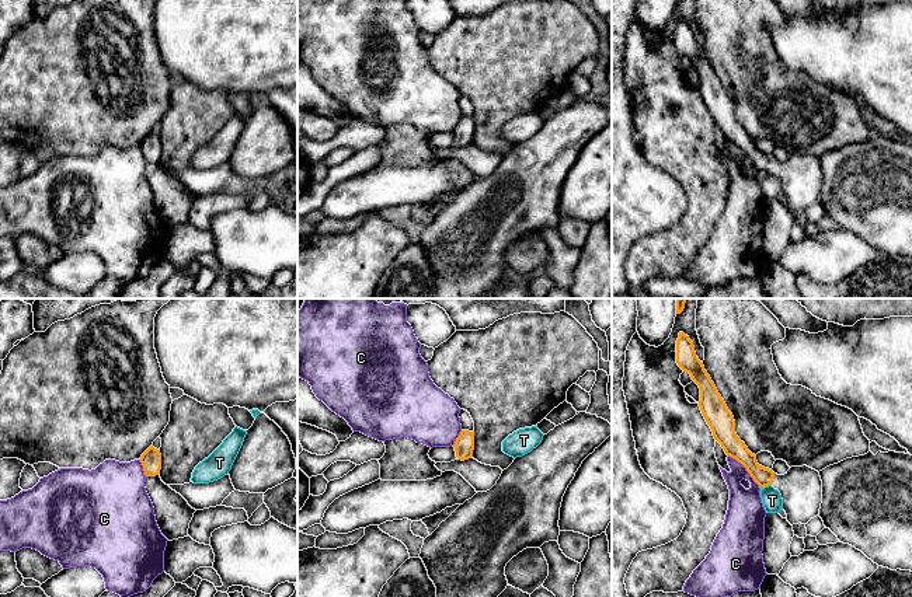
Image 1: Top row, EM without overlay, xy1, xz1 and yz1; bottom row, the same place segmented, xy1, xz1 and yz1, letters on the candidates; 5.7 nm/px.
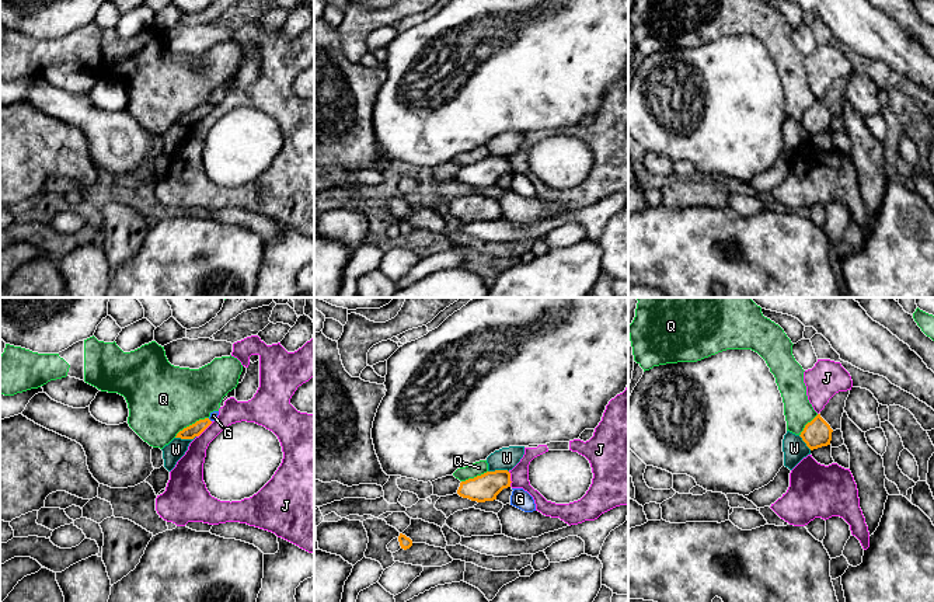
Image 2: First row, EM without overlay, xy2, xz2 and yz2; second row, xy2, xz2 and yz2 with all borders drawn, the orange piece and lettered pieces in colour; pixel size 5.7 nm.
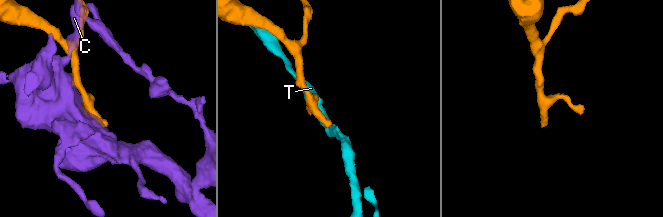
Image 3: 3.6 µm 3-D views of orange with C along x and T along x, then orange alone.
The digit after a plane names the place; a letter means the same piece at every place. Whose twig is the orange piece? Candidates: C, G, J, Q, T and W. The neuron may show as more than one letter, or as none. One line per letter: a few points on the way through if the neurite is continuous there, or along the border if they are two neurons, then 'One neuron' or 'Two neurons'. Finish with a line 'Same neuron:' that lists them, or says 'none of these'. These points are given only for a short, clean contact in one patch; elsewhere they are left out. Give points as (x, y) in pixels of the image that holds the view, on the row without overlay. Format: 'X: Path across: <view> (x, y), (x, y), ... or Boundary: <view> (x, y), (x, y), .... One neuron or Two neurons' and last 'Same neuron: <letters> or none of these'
C: Boundary: yz1 (728, 140), (745, 154), (759, 174). Two neurons
G: Boundary: xy2 (208, 104), (211, 107). Two neurons
J: Two neurons
Q: Two neurons
T: Two neurons
W: Boundary: xy2 (195, 121), (192, 124), (176, 124). Two neurons
Same neuron: none of these

